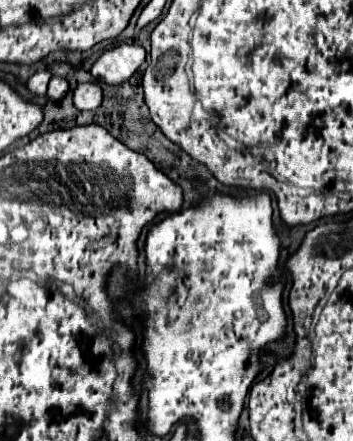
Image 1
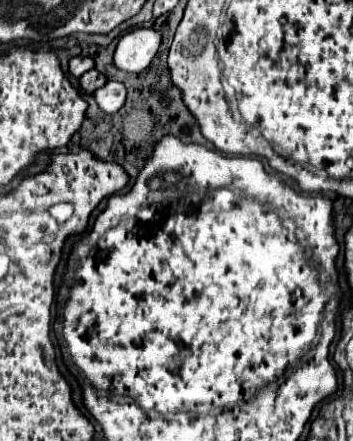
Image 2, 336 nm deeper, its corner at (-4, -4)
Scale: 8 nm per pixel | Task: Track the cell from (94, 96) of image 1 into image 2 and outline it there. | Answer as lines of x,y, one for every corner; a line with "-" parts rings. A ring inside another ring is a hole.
106,82
94,92
94,100
106,114
116,114
126,100
126,88
122,82

